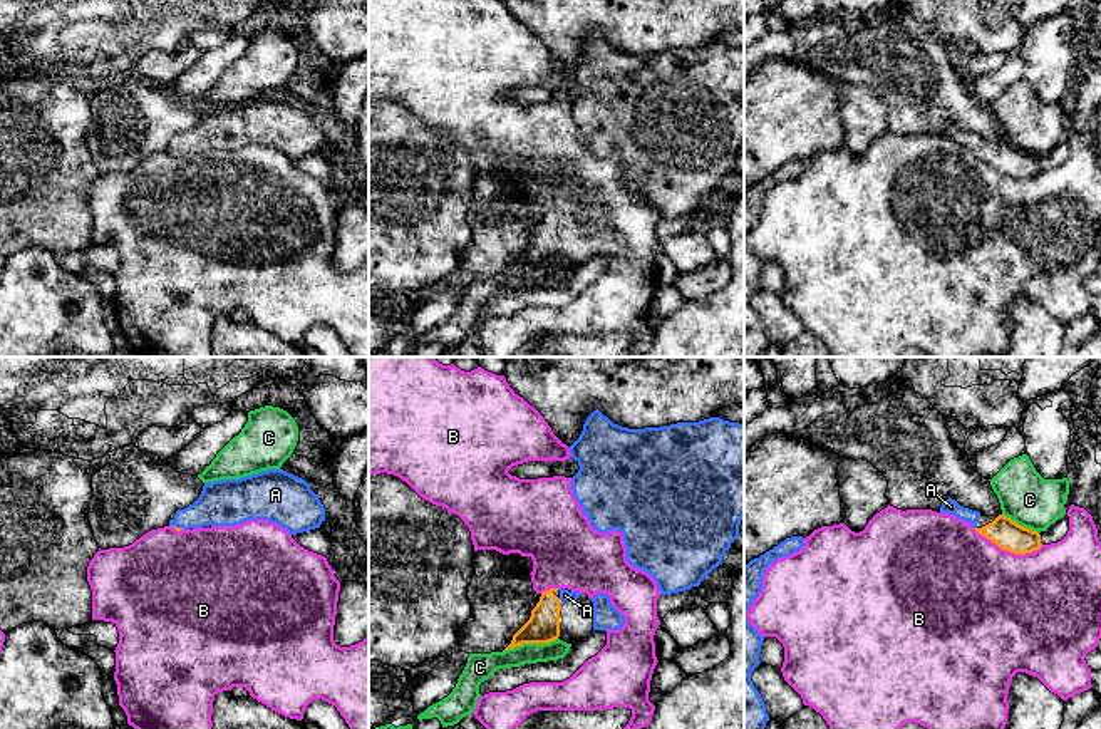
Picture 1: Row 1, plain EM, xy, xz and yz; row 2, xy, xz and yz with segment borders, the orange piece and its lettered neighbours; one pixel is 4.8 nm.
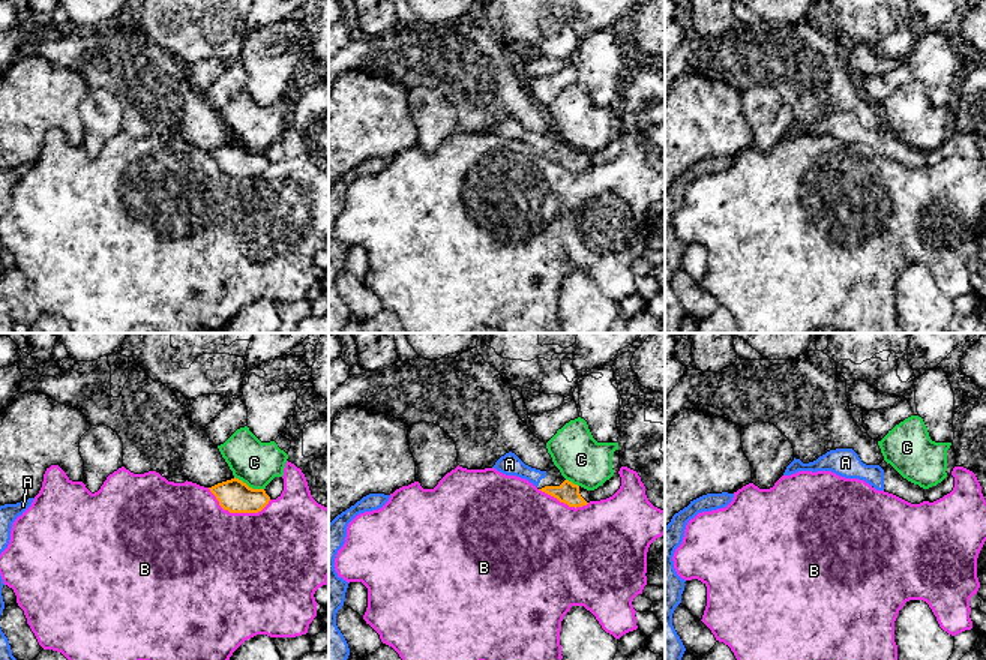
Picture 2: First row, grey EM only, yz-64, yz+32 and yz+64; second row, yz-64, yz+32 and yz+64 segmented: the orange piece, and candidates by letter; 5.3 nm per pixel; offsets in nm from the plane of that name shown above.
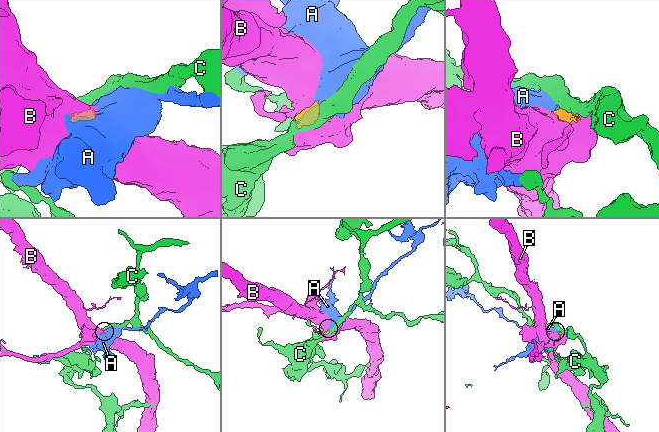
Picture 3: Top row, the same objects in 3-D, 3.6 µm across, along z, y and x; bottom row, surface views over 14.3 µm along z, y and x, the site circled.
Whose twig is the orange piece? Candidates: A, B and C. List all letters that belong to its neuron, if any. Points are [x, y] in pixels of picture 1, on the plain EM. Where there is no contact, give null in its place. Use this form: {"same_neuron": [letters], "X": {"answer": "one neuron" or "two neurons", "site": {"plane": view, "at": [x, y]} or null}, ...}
{"same_neuron": ["A"], "A": {"answer": "one neuron", "site": {"plane": "xy", "at": [178, 153]}}, "B": {"answer": "two neurons", "site": {"plane": "yz", "at": [1009, 175]}}, "C": {"answer": "two neurons", "site": {"plane": "xz", "at": [530, 267]}}}

